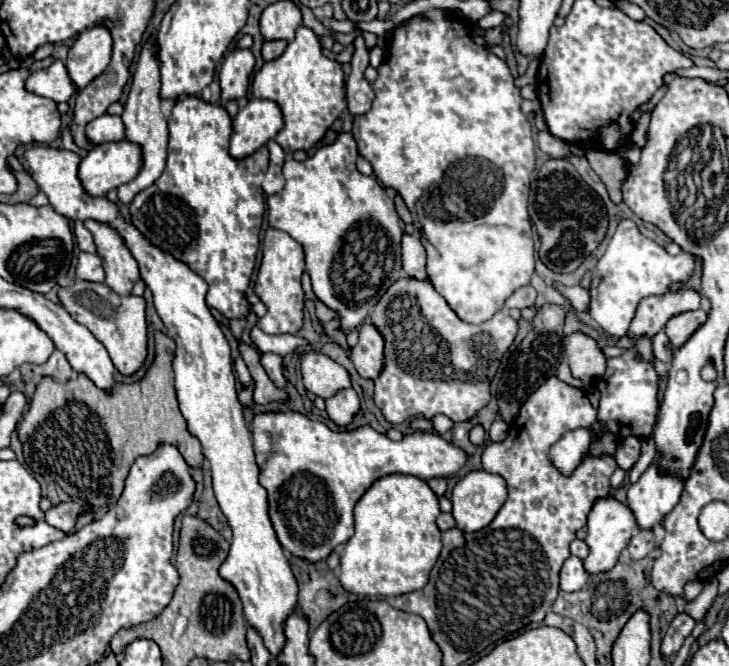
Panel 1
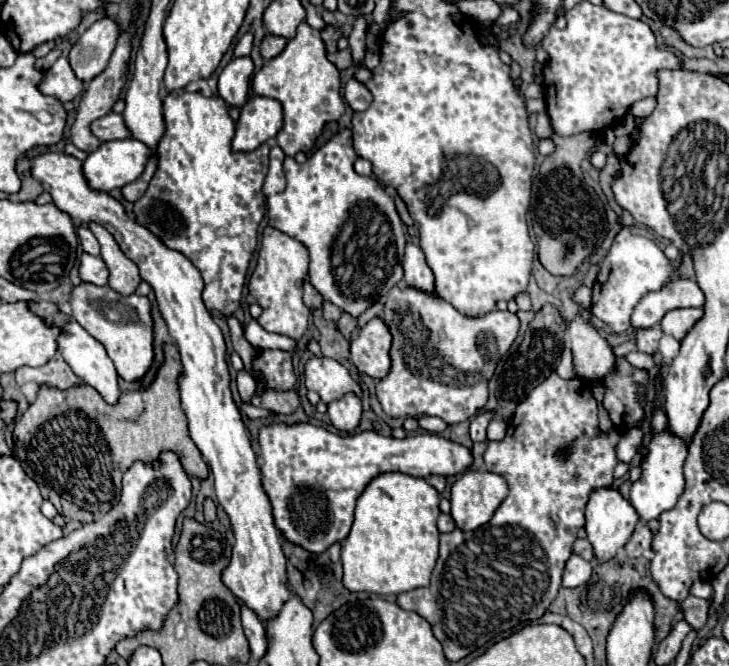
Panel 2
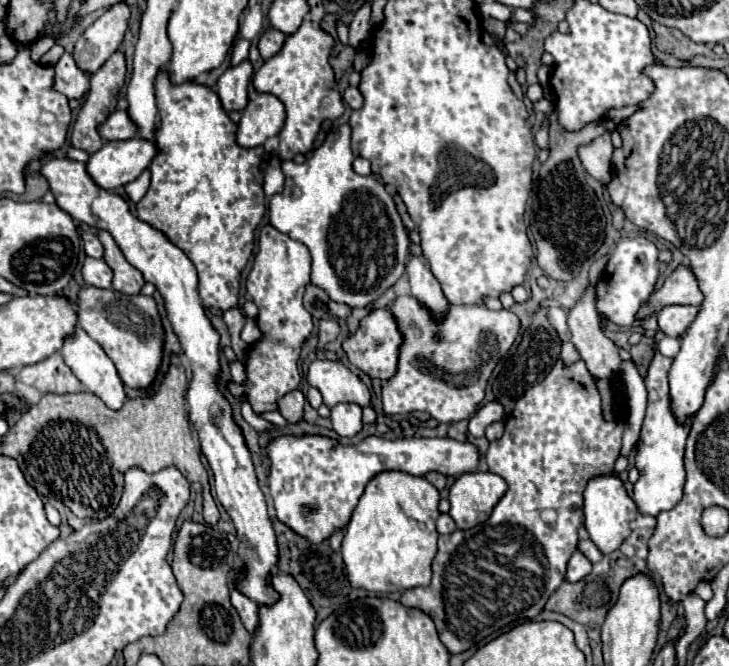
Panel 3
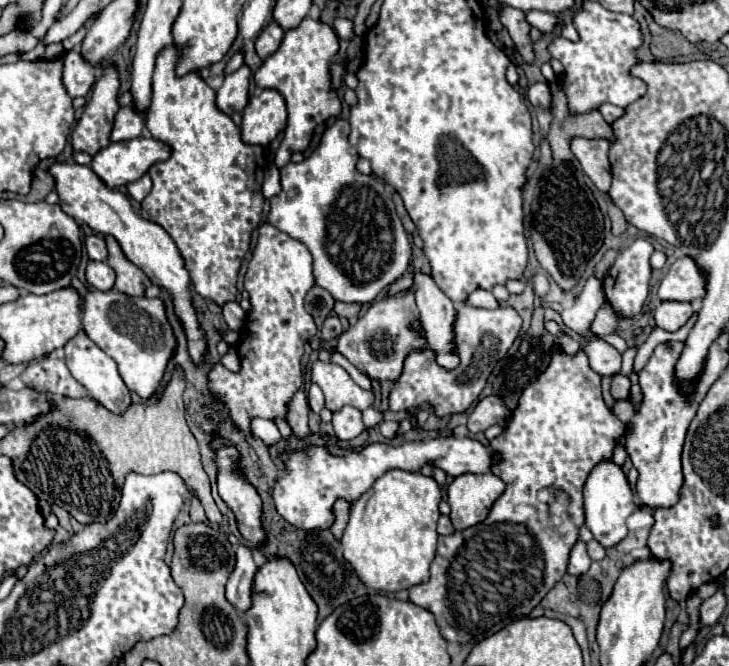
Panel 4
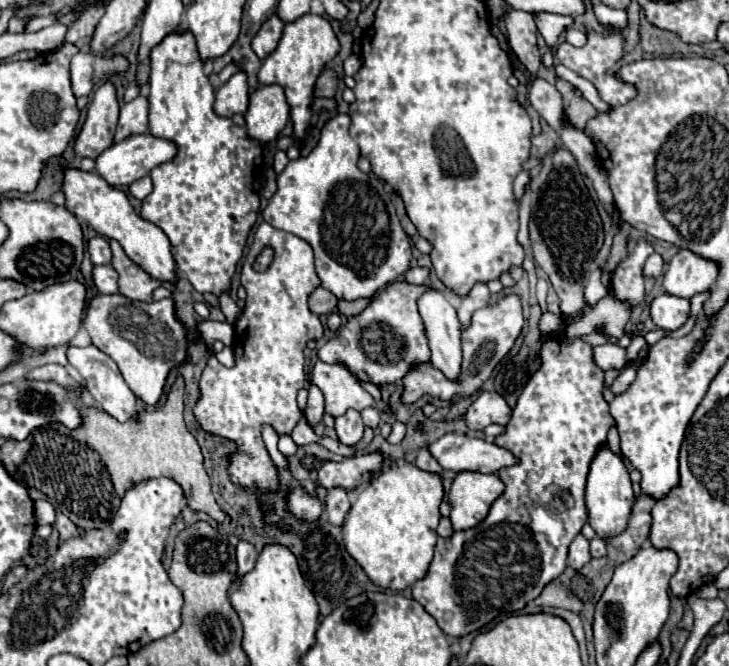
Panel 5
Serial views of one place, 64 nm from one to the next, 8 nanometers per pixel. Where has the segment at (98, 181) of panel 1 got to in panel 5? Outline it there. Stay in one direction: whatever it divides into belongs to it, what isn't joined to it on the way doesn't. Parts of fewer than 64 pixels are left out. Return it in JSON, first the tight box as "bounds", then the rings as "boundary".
{"bounds":[96,134,176,186],"boundary":[[[136,134],[130,136],[128,140],[122,140],[118,144],[112,144],[108,150],[104,150],[96,158],[96,172],[110,184],[110,186],[122,186],[122,184],[132,184],[140,180],[142,176],[150,174],[152,168],[172,160],[176,156],[176,146],[170,140],[156,138],[152,134]]]}

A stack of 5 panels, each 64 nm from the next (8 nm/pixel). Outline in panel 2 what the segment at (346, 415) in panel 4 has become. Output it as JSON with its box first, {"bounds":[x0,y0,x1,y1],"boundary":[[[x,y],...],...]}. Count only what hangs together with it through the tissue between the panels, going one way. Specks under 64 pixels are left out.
{"bounds":[328,392,362,432],"boundary":[[[350,392],[348,396],[342,396],[340,400],[334,400],[332,404],[328,404],[330,422],[342,432],[352,432],[360,422],[360,414],[362,414],[360,396],[356,396],[354,392]]]}

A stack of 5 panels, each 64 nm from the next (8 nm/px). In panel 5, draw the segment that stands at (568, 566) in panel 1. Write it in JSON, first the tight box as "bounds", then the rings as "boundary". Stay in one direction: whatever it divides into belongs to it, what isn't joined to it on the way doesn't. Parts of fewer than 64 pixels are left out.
{"bounds":[568,534,592,570],"boundary":[[[578,534],[578,536],[574,538],[574,542],[570,544],[568,566],[580,570],[584,564],[588,564],[590,558],[592,558],[592,556],[590,556],[590,550],[588,550],[588,540],[586,540],[582,534]]]}

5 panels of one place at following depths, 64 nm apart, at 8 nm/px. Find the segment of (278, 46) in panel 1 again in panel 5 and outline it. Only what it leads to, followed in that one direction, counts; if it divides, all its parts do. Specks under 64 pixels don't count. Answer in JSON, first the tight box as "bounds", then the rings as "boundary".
{"bounds":[252,14,284,60],"boundary":[[[272,14],[262,24],[262,28],[256,32],[256,36],[252,38],[252,50],[256,52],[256,56],[260,60],[264,60],[270,52],[276,50],[276,46],[280,42],[280,36],[282,36],[282,28],[284,28],[284,22],[276,14]]]}

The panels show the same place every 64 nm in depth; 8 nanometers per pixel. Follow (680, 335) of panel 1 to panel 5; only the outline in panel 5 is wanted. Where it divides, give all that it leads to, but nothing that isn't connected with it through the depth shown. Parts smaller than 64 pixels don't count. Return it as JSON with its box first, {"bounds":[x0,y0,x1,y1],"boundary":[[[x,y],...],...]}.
{"bounds":[652,294,690,330],"boundary":[[[660,294],[652,302],[652,320],[662,330],[678,330],[690,316],[690,300]]]}

